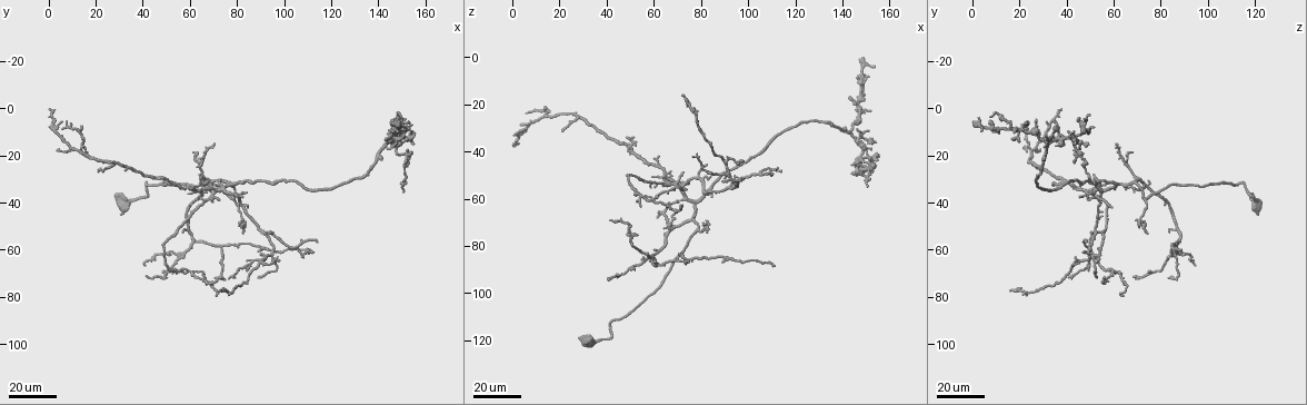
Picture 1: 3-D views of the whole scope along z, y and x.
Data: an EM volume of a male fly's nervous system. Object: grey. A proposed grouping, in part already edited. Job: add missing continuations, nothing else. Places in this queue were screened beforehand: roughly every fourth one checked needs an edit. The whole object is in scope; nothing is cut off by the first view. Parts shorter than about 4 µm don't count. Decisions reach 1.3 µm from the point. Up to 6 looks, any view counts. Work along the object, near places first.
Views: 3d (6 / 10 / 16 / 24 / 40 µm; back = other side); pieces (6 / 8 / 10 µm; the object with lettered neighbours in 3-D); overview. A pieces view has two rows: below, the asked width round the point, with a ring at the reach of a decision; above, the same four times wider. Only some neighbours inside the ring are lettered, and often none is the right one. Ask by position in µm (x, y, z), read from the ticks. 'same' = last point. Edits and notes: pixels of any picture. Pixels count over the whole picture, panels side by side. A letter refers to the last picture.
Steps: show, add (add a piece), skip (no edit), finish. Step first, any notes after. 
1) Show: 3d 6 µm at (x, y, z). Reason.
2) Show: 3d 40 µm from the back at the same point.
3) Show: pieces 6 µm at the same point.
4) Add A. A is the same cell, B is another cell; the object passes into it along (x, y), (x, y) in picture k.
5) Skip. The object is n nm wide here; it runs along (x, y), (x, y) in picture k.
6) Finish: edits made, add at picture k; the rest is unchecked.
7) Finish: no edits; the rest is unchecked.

Show: 3d 24 µm at (41, 71, 68). Branch stops here.

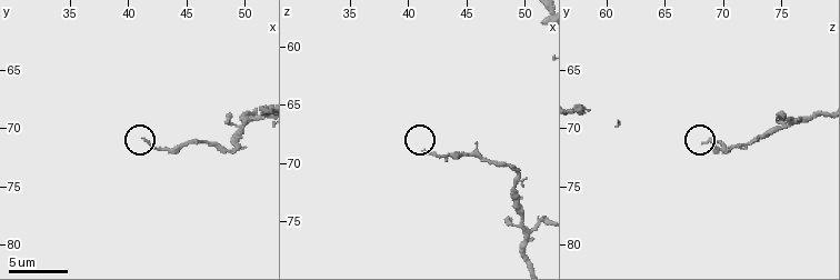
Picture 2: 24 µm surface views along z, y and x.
Show: pieces 6 µm at (41.4, 71.0, 69.0).

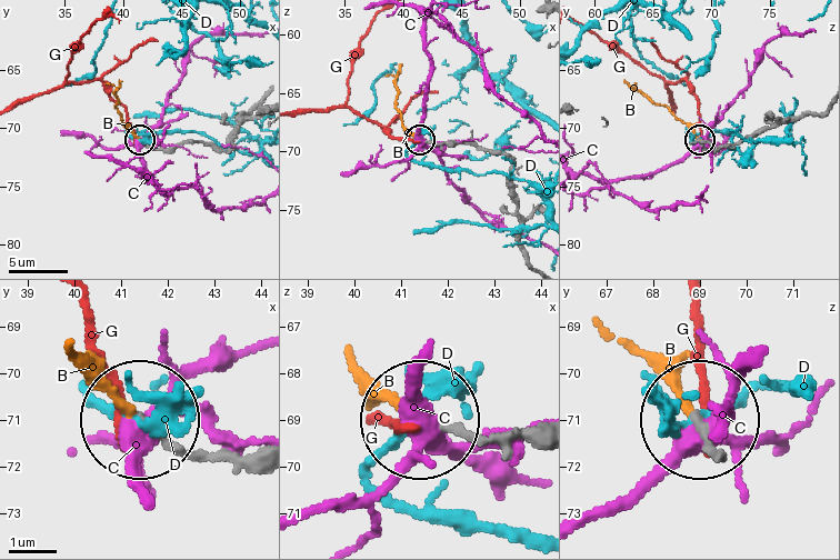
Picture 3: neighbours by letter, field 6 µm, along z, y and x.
Add B. B is the same cell, C, D and G are other cells; it goes on there.

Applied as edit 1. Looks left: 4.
Show: 3d 40 µm at (71, 15, 60). An open end.

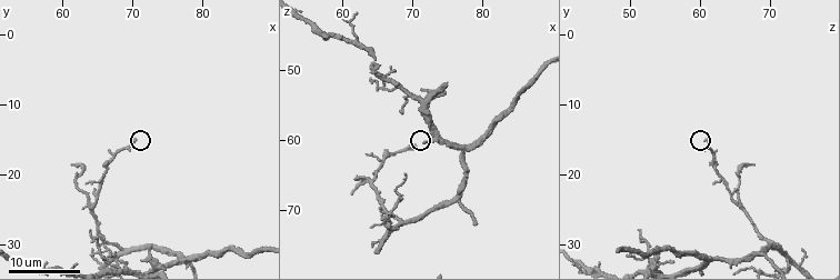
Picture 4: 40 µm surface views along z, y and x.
Show: 3d 10 µm at (70.0, 15.0, 60.5).

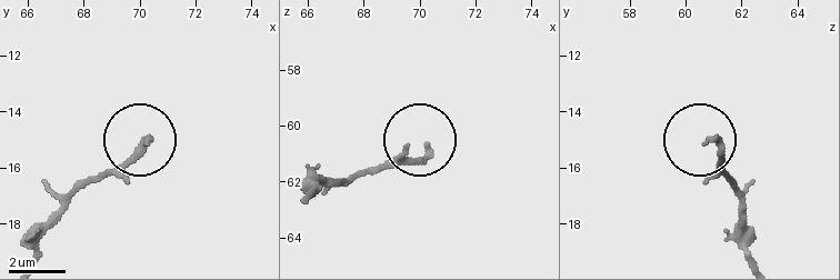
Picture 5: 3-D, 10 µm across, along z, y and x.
Show: pieces 8 µm at (70.3, 15.0, 60.8).

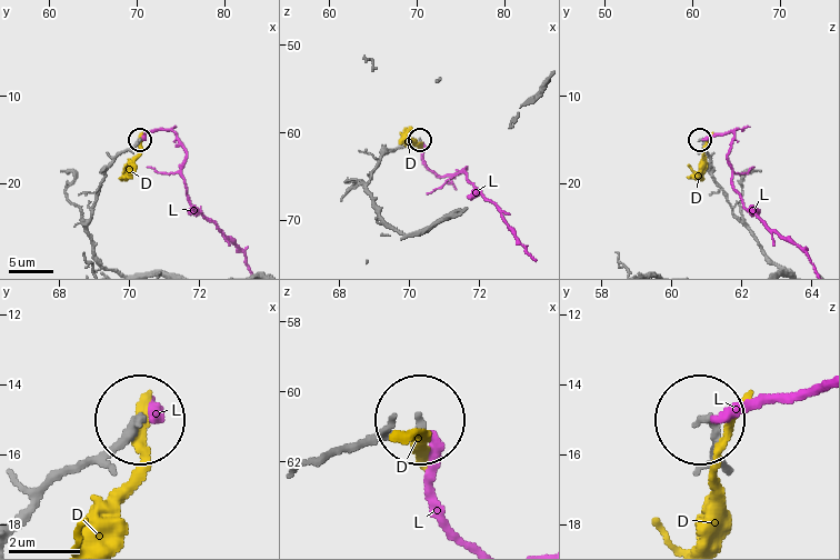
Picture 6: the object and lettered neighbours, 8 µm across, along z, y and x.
Skip. D and L are other cells; it runs along (772, 261), (732, 212), (701, 141) in picture 6; no lettered piece goes on from it.

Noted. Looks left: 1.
Finish: edits made, add at picture 3; the rest is unchecked.

